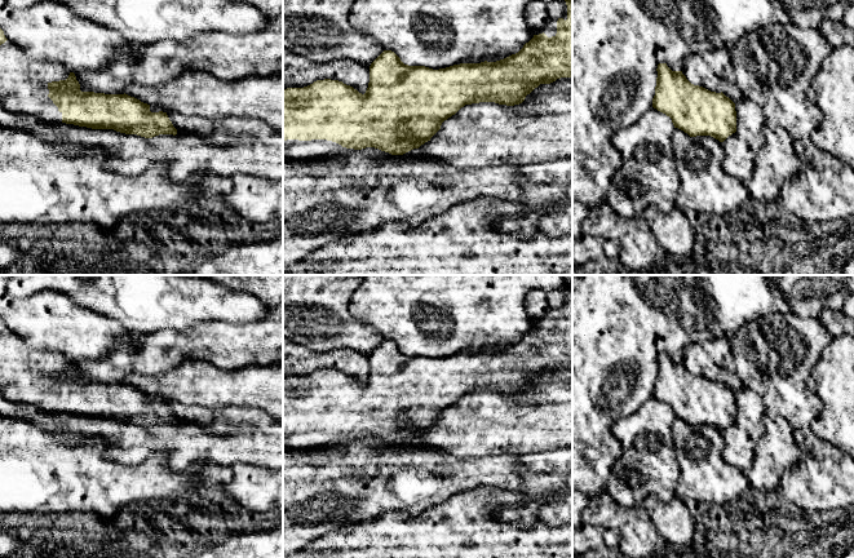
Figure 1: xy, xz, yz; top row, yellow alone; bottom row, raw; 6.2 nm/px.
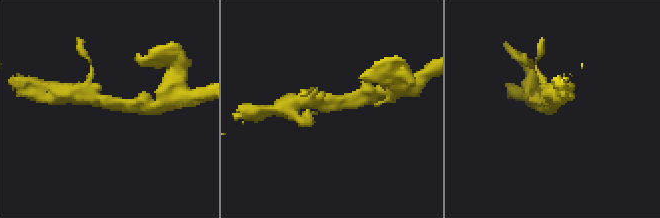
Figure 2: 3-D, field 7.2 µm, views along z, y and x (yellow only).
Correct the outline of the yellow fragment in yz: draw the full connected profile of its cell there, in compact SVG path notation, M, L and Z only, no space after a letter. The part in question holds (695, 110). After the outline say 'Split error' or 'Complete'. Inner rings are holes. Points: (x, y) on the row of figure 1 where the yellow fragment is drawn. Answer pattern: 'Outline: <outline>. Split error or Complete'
Outline: M658 65L652 107L672 119L690 137L711 136L724 142L736 132L735 103L722 92L691 84L682 71Z. Complete

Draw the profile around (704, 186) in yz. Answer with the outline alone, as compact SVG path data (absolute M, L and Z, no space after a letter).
M676 128L672 147L680 180L677 209L694 209L703 218L731 214L751 198L744 182L725 172L725 151L718 140L711 136L690 137Z

